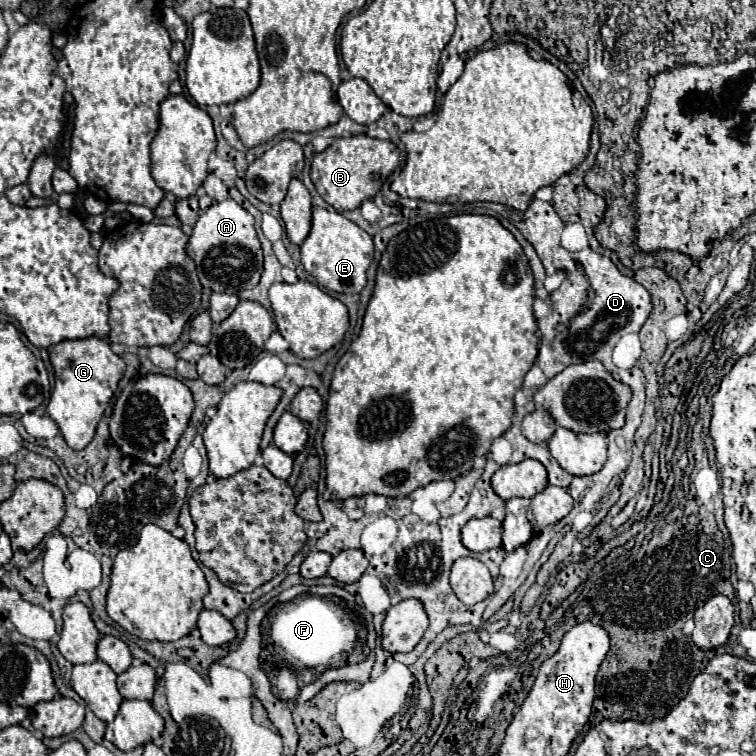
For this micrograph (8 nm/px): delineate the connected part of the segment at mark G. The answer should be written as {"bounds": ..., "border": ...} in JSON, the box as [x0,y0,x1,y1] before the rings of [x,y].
{"bounds":[46,336,126,450],"border":[[[98,336],[64,340],[50,348],[50,362],[54,368],[54,390],[46,406],[48,416],[56,420],[66,444],[74,450],[86,448],[96,432],[96,424],[102,418],[106,404],[114,396],[118,382],[126,370],[120,356],[110,350],[110,342]]]}

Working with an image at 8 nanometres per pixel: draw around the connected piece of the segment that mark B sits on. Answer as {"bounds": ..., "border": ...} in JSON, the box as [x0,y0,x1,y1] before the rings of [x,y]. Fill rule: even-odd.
{"bounds":[310,134,400,212],"border":[[[358,134],[350,138],[336,138],[328,150],[314,154],[310,178],[318,194],[338,212],[354,210],[360,208],[364,200],[374,198],[380,192],[382,184],[394,172],[398,162],[400,162],[400,152],[394,142],[376,140],[366,134]]]}

